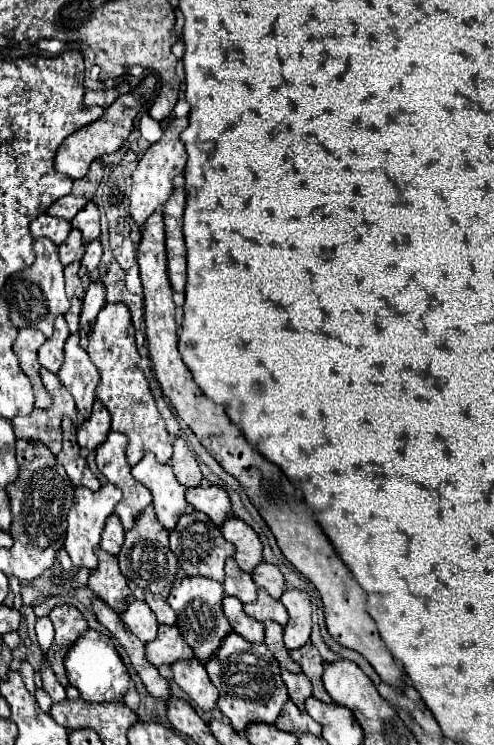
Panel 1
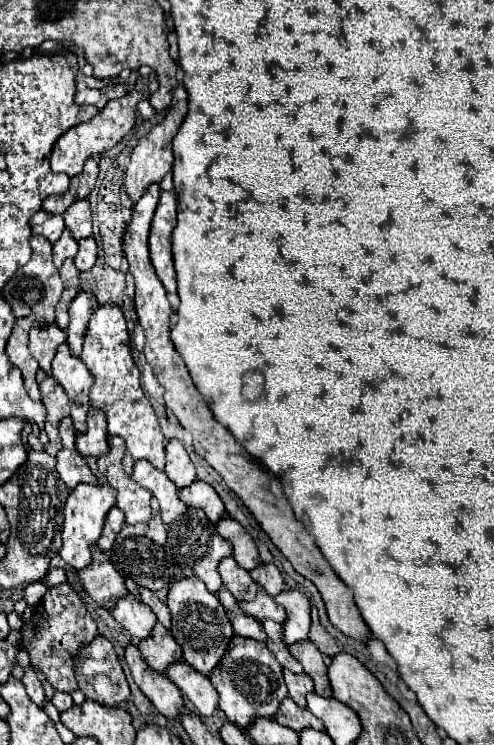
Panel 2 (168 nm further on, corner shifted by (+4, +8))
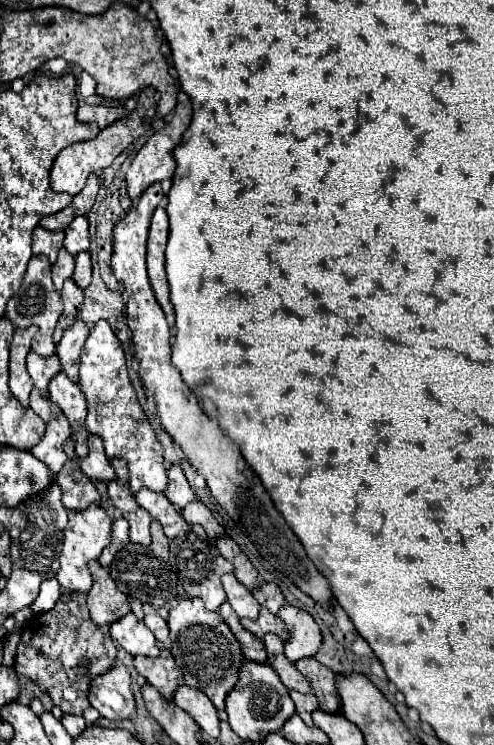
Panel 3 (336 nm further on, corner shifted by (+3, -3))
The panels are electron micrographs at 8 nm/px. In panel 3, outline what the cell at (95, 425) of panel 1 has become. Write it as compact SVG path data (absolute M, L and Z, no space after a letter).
M96 435L88 437L88 455L84 459L80 459L80 469L92 479L92 481L112 481L114 479L114 469L106 457L104 451L104 443L102 439L98 439Z

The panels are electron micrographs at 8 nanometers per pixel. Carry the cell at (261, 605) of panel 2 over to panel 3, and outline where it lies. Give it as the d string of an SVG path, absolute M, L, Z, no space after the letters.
M260 609L260 615L258 615L258 619L242 619L242 625L244 625L244 629L248 629L250 633L254 633L256 637L264 637L264 635L268 635L268 633L276 633L280 639L288 639L288 631L286 631L286 627L284 627L284 623L278 619L278 615L274 615L274 613L270 613L268 609Z

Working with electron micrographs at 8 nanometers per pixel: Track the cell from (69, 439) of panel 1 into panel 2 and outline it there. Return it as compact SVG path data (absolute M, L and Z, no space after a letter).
M69 416L61 420L59 434L63 440L63 448L57 454L57 472L59 472L59 478L65 482L65 486L73 490L81 482L97 484L97 478L89 470L85 458L75 448L75 428Z

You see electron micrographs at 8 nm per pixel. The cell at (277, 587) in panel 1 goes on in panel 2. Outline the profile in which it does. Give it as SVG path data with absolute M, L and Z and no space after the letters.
M261 564L255 570L251 570L251 578L269 594L269 596L277 596L283 590L283 578L281 572L277 570L277 566L273 564Z

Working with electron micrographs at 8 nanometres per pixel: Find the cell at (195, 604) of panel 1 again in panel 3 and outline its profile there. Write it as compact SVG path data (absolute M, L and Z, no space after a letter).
M190 597L180 601L168 615L168 627L172 635L172 655L184 673L184 683L200 689L222 711L226 693L236 685L242 651L240 643L232 635L218 611L206 611L202 599Z

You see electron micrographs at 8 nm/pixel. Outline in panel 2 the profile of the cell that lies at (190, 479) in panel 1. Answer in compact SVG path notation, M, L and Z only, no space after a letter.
M169 440L165 450L167 450L167 466L165 466L167 478L173 480L177 488L193 484L195 482L195 468L193 468L183 444L179 440Z

